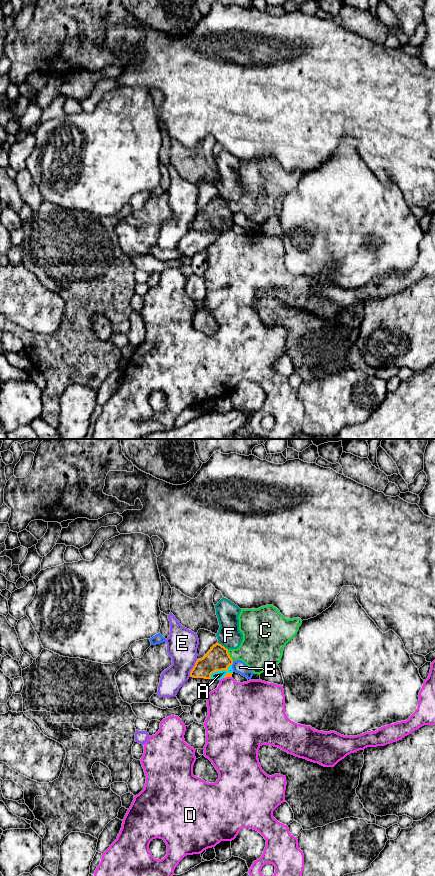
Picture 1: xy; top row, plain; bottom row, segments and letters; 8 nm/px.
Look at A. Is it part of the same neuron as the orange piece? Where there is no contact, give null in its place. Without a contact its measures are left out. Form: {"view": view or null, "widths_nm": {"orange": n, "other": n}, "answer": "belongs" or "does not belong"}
{"view": "xy", "widths_nm": {"orange": 190, "other": 70}, "answer": "belongs"}

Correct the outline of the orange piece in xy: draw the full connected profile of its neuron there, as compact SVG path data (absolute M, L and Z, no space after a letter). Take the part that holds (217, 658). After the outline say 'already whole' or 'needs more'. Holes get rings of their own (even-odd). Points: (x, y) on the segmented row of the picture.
M216 643L203 658L197 659L190 672L190 677L217 680L232 677L232 664L233 660L228 649Z; needs more

